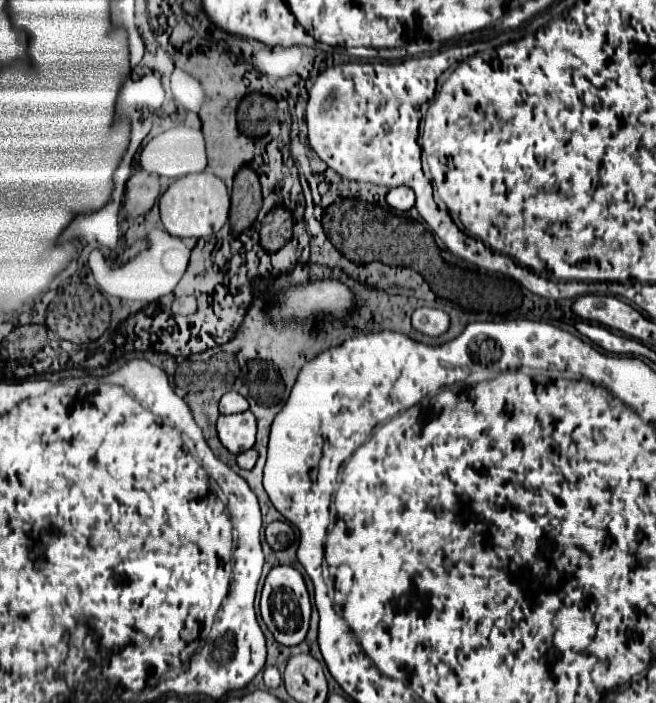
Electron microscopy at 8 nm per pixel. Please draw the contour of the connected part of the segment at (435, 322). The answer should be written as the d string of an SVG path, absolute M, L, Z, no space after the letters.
M421 307L413 313L411 323L413 323L413 329L419 333L429 337L439 337L449 329L449 315L439 309Z

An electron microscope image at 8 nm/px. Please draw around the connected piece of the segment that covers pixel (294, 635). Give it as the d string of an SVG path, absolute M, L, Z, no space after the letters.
M273 567L271 573L265 579L263 591L261 591L261 617L267 625L267 629L273 633L273 637L287 647L299 645L307 631L309 631L309 617L311 617L311 603L309 593L305 587L303 575L293 567Z

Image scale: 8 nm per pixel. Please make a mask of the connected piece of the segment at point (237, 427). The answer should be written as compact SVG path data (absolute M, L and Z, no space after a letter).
M243 411L235 415L221 415L217 421L217 433L219 433L221 443L231 453L237 455L255 445L257 421L251 411Z

